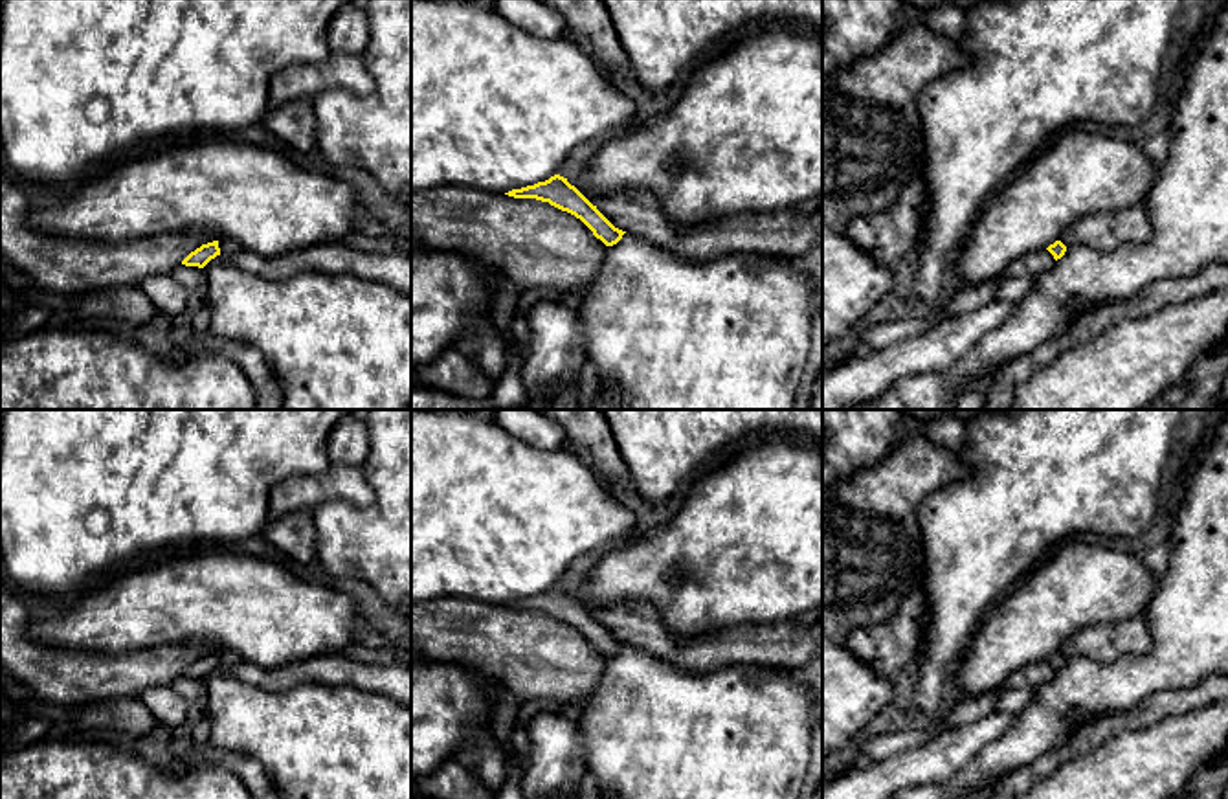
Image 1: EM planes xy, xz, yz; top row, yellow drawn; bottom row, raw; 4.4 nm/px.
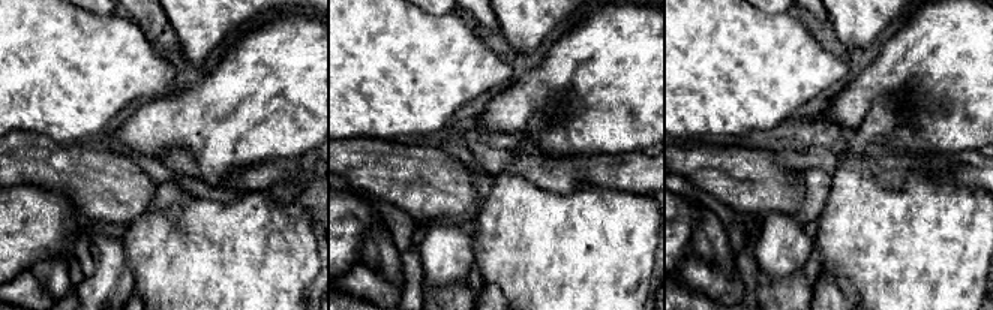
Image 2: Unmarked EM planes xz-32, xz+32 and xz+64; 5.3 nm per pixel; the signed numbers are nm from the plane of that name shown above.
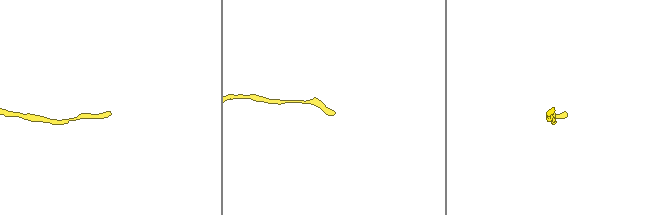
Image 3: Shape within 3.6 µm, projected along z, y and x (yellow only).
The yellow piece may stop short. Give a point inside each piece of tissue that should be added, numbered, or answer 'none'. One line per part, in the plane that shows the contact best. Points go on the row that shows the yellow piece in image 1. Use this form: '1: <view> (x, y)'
1: xy (226, 247)

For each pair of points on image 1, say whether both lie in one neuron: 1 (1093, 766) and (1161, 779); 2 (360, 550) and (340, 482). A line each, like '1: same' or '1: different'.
1: same
2: different

